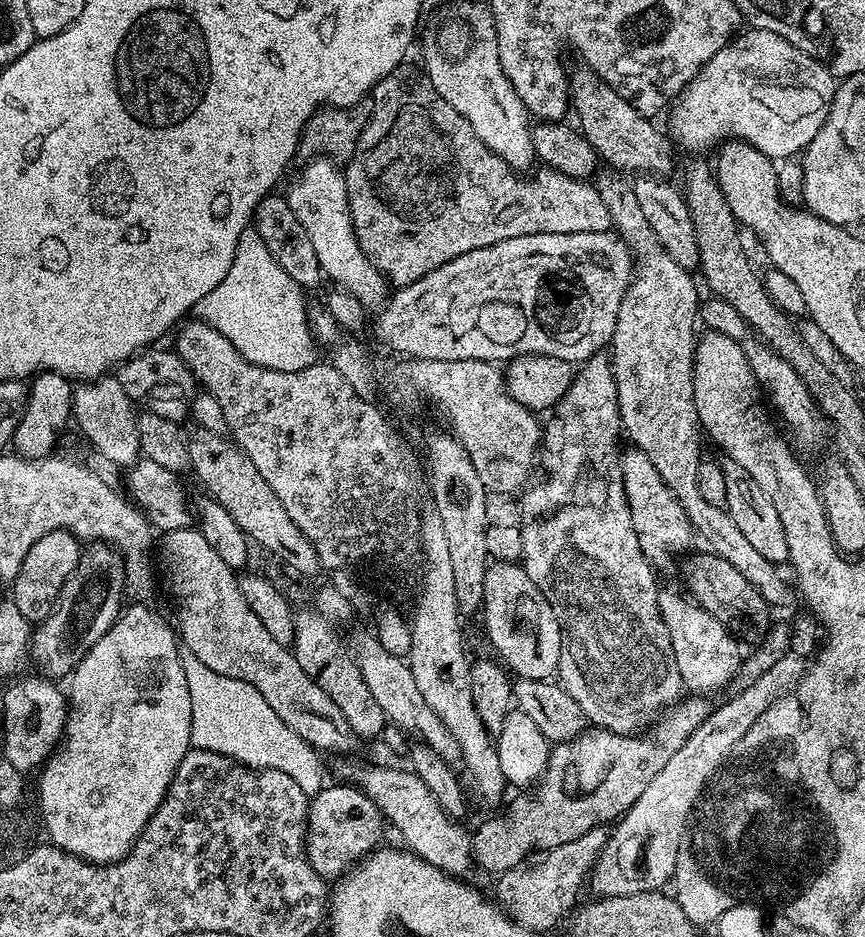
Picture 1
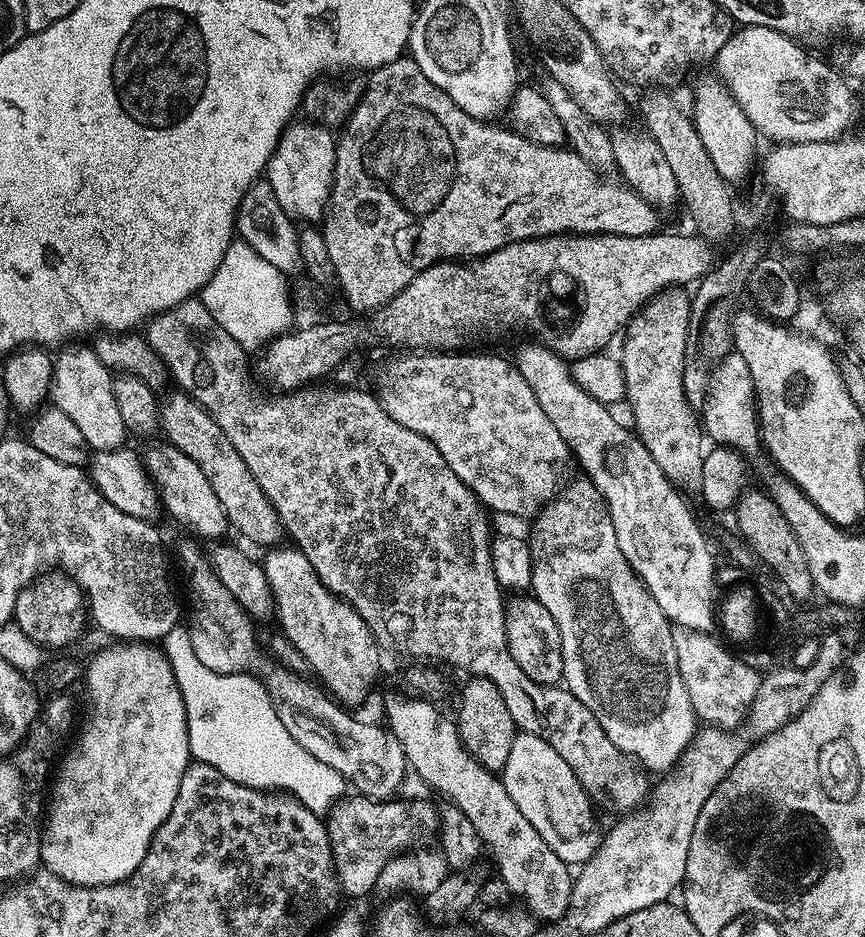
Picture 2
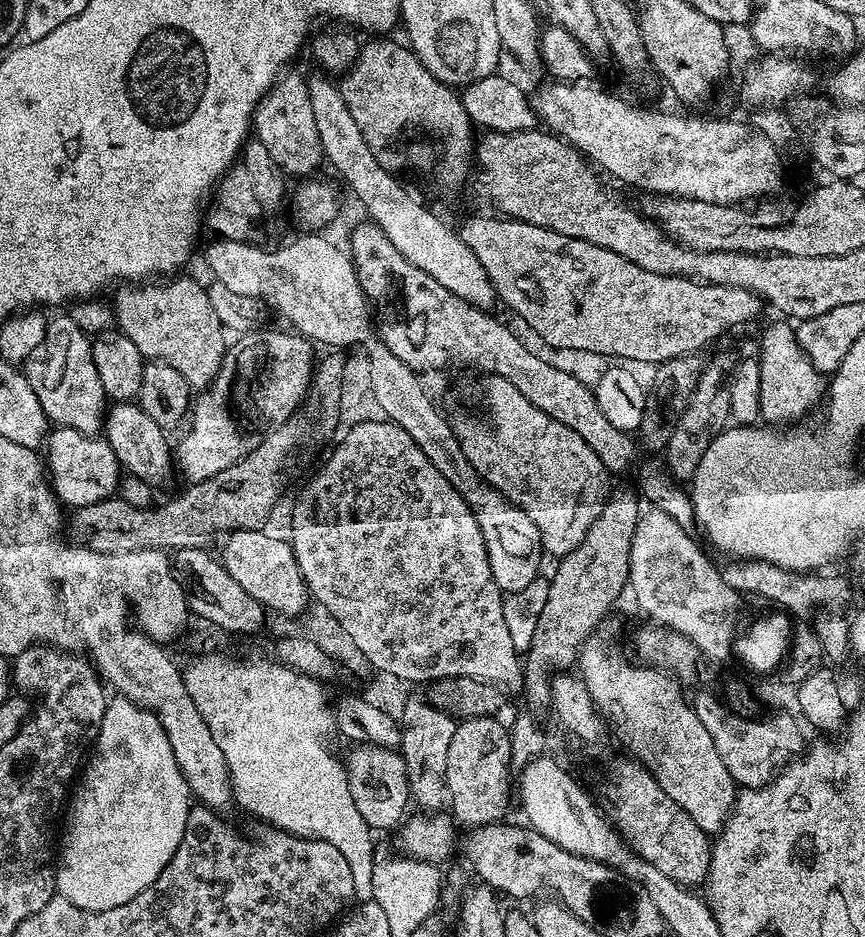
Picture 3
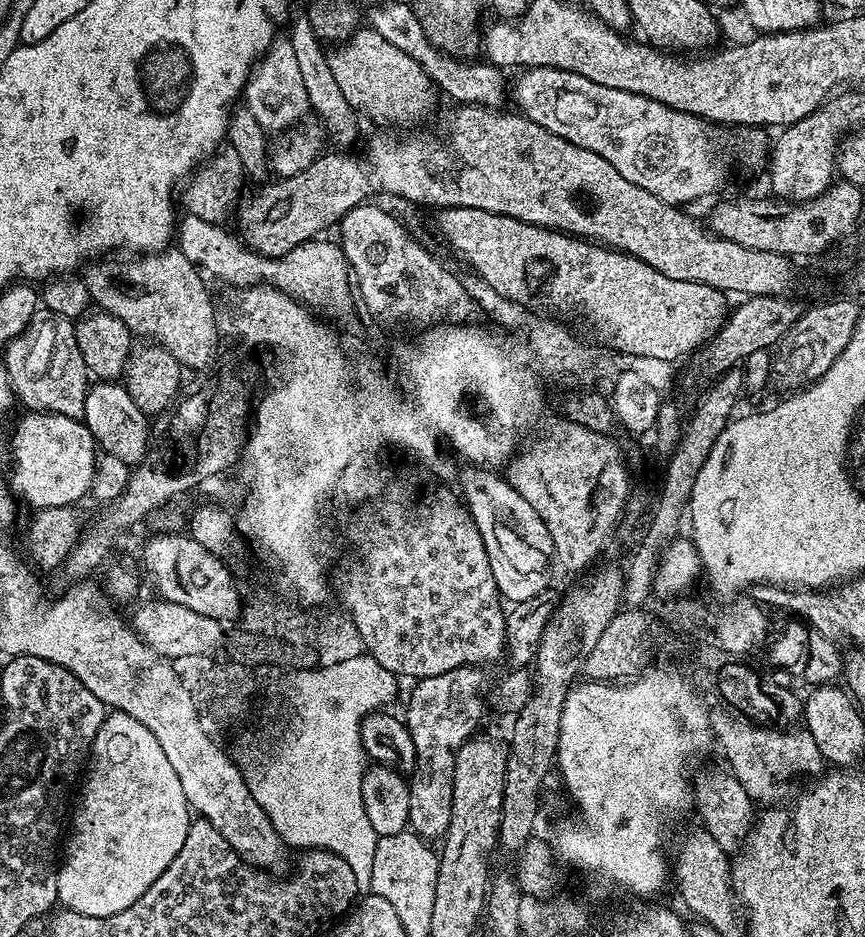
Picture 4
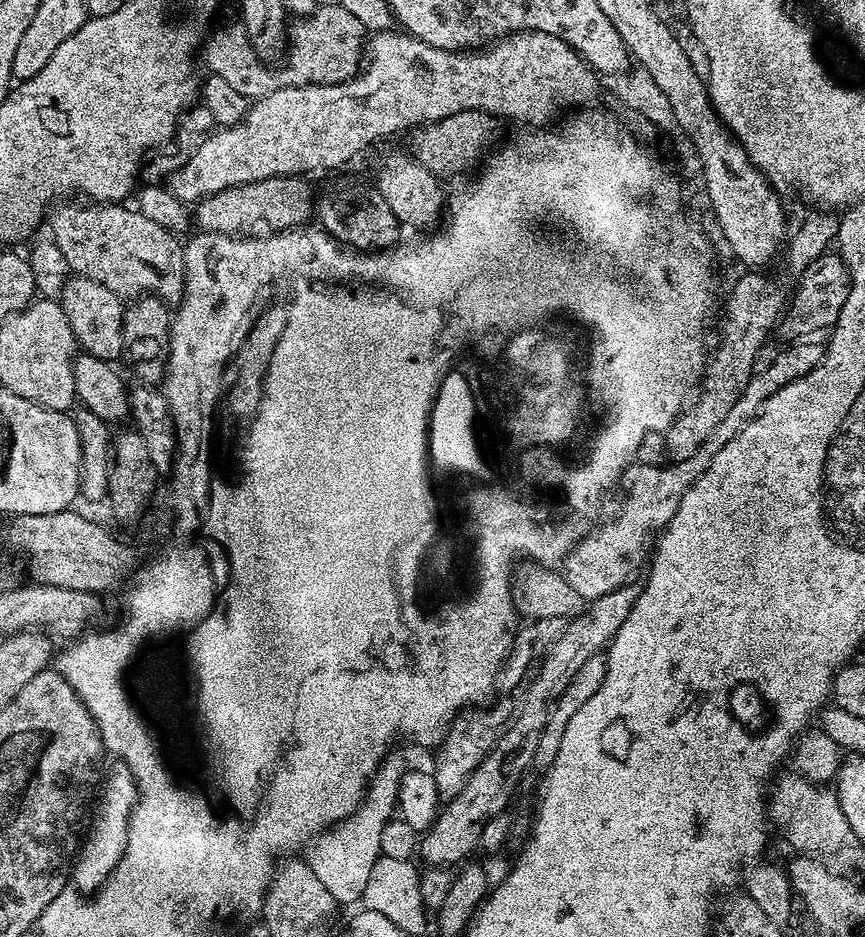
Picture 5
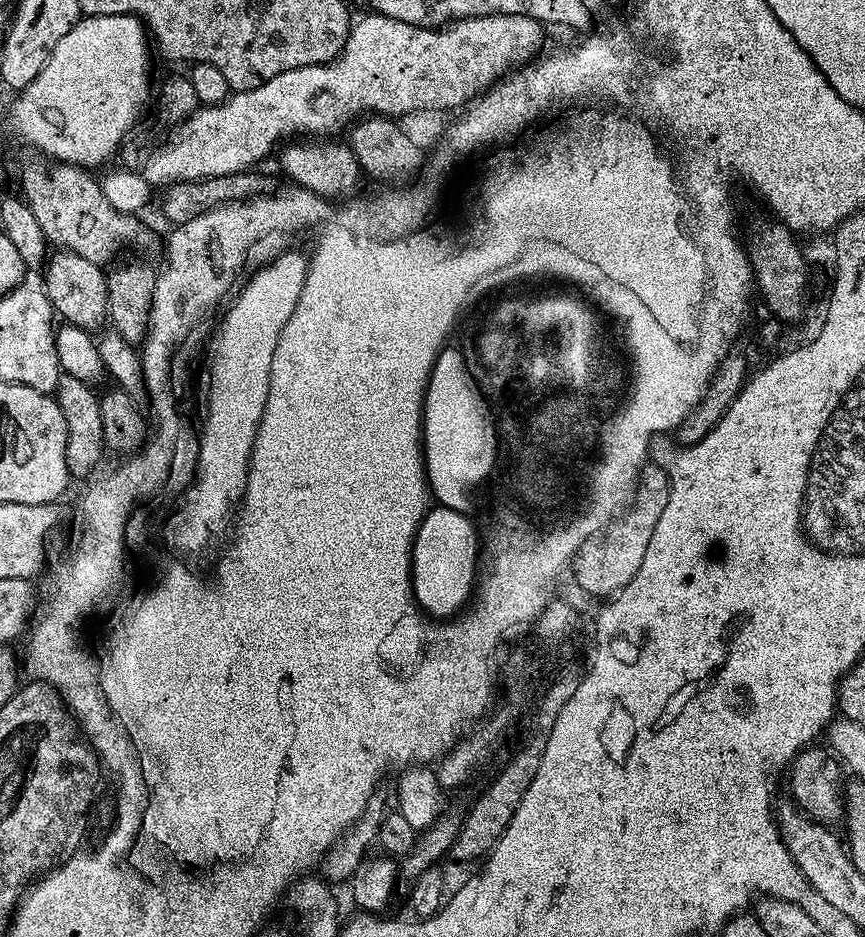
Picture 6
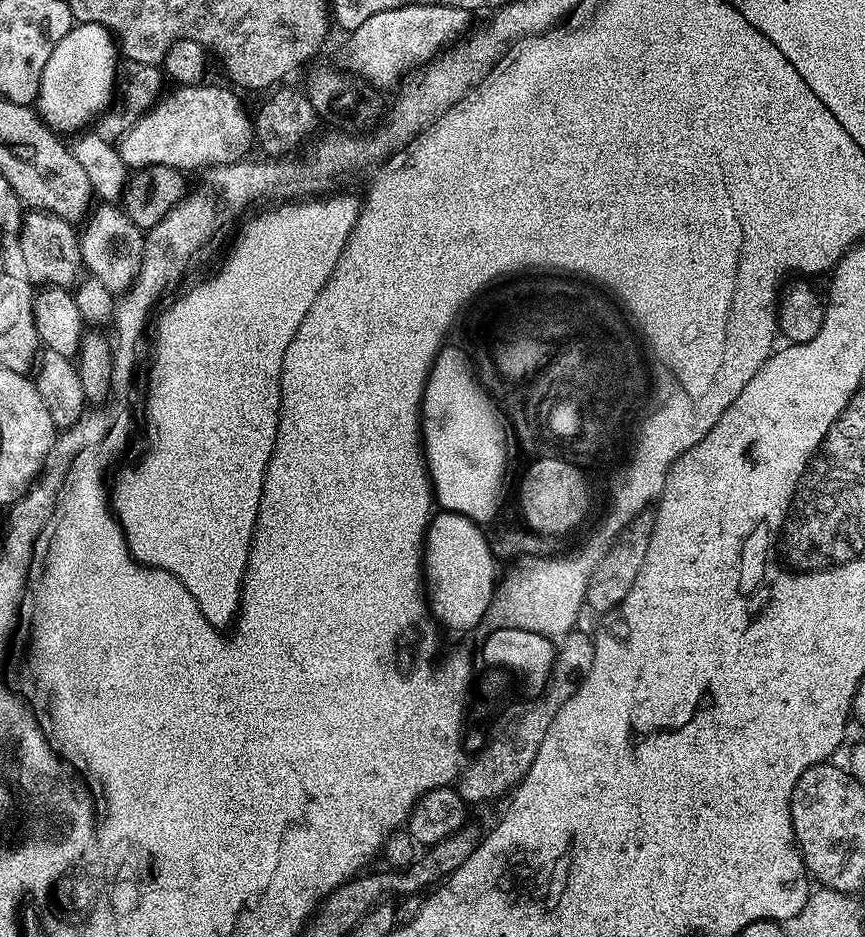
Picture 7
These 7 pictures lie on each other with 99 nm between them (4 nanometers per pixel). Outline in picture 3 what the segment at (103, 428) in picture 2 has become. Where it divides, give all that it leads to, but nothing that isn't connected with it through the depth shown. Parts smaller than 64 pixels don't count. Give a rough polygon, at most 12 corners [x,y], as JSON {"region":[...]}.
{"region":[[47,321],[26,375],[53,425],[103,429],[92,340]]}

